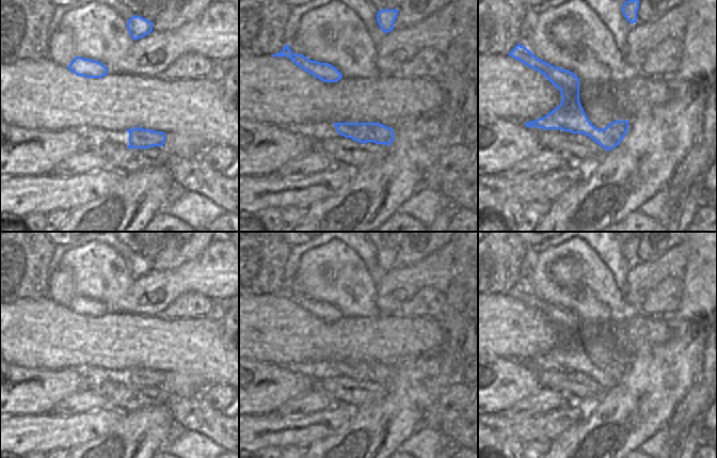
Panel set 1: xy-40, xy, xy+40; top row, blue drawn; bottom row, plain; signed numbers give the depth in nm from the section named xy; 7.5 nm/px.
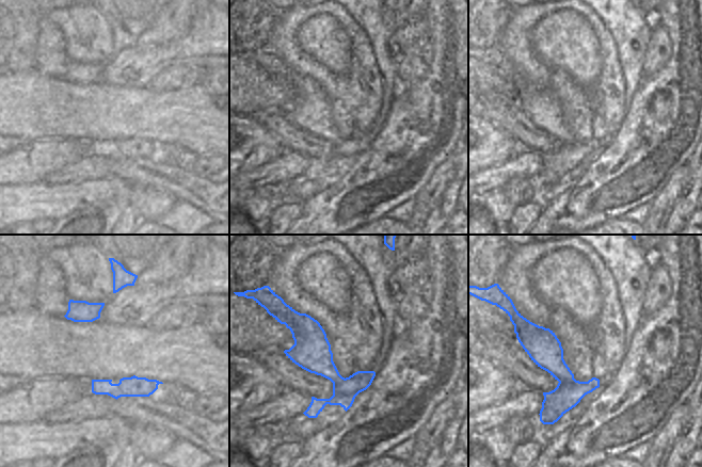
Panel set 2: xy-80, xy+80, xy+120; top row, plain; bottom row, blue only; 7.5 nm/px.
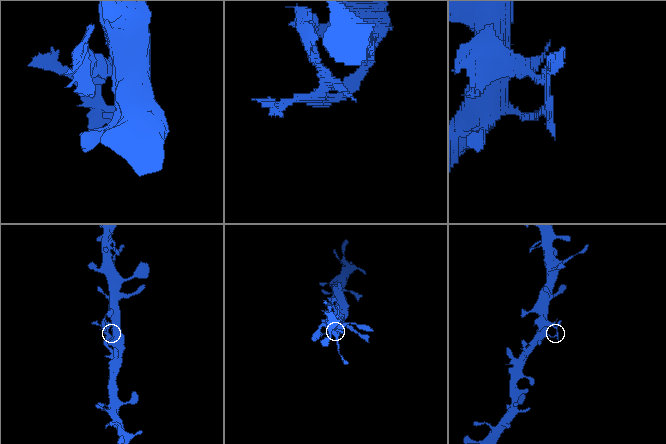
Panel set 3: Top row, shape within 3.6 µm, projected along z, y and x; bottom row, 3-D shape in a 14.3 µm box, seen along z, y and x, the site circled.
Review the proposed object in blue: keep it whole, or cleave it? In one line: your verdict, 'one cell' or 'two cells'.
two cells

